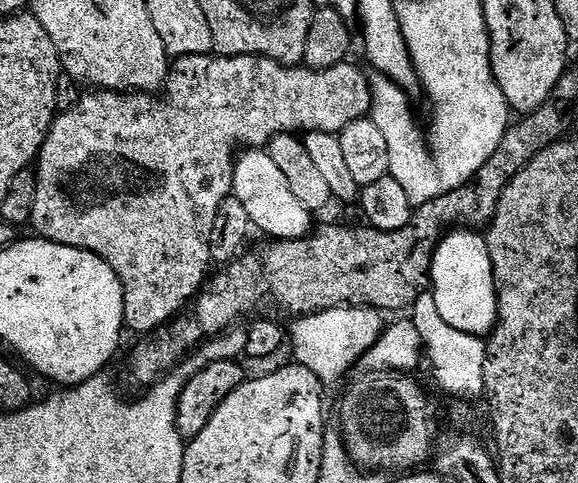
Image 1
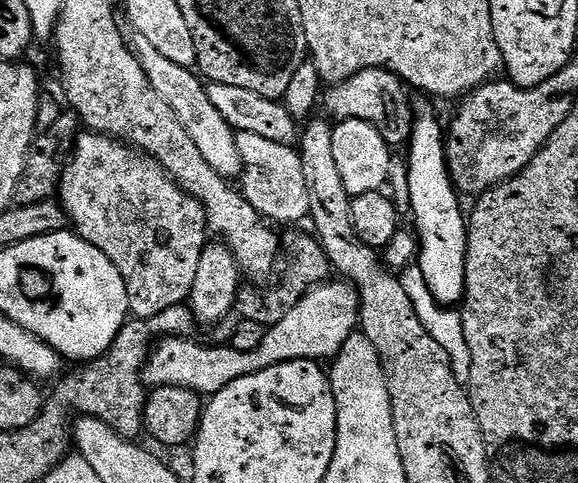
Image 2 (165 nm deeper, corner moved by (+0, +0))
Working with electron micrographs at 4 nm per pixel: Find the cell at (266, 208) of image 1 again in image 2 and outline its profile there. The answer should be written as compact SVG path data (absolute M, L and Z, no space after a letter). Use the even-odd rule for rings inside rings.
M133 35L130 47L136 59L139 60L150 86L154 90L158 90L158 98L162 98L162 102L166 102L166 106L170 106L170 110L174 110L178 122L182 122L182 126L186 130L186 134L190 134L194 146L198 146L202 158L206 158L206 162L210 162L210 166L214 166L214 170L219 176L239 177L243 164L236 145L236 132L222 118L222 114L218 114L218 110L214 110L208 97L205 81L192 68L183 68L170 62L170 58L162 58L162 54L158 54L158 50L154 50L154 46L150 46L150 42L146 42L146 38Z

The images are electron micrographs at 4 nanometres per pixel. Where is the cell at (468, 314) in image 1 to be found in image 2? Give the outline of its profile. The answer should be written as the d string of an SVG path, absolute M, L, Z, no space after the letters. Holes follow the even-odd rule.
M417 103L414 112L416 117L412 126L412 139L408 141L406 151L408 200L412 203L412 216L416 219L414 232L418 237L418 266L436 301L445 306L456 306L463 301L466 286L466 212L460 209L461 197L448 172L445 125L440 125L434 117L428 116L432 112L428 104Z

